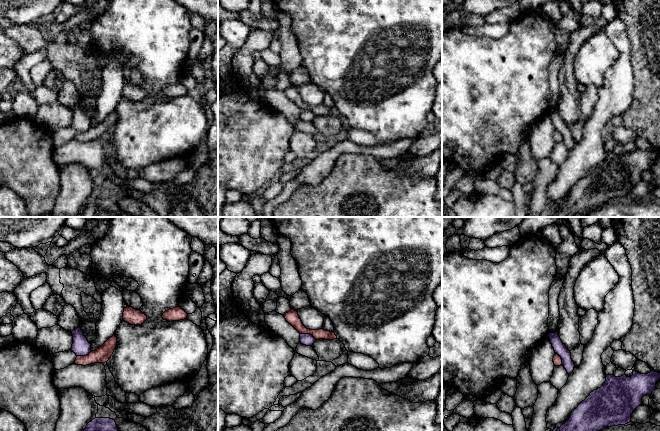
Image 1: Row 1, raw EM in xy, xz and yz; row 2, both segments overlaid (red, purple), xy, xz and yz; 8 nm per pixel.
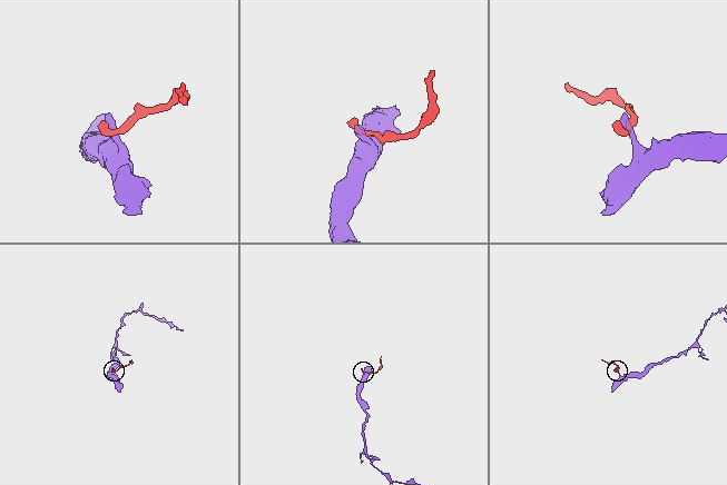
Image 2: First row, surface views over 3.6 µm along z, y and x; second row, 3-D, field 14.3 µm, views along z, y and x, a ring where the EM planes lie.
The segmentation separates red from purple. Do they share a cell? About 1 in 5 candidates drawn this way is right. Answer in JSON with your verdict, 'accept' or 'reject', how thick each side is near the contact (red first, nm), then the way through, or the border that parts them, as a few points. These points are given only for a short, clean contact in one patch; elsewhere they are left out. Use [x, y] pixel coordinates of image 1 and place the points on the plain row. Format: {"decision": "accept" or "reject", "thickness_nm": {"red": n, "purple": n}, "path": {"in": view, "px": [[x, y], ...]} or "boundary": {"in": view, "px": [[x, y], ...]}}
{"decision": "reject", "thickness_nm": {"red": 110, "purple": 100}, "boundary": {"in": "xz", "px": [[300, 109], [309, 109], [316, 115]]}}

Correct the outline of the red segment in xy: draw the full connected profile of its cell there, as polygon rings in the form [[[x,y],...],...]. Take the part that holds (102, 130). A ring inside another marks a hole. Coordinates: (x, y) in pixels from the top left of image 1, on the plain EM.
[[[113,111],[101,123],[95,127],[91,127],[86,132],[77,132],[76,141],[90,141],[94,139],[105,139],[109,136],[117,122],[117,113]]]

